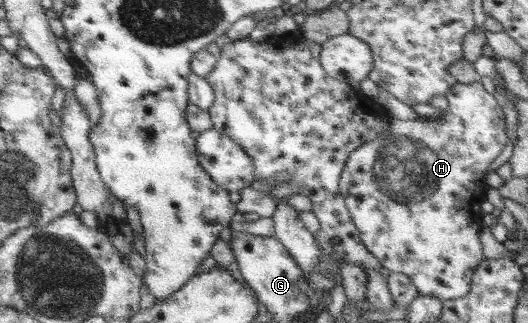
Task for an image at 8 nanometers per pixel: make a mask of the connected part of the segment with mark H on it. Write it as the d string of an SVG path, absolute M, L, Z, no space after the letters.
M478 76L478 82L475 82L474 84L464 84L464 83L458 83L457 86L453 87L452 91L449 91L448 94L446 94L447 100L449 102L448 108L446 112L444 112L441 121L438 123L433 122L432 120L425 119L424 122L419 122L418 120L410 121L410 120L392 120L393 124L391 125L391 130L386 134L381 136L380 139L378 139L376 142L367 143L364 144L362 147L358 148L357 151L351 154L350 159L347 161L347 164L345 165L345 170L343 171L343 174L341 175L341 193L343 196L345 196L345 202L351 212L351 215L353 216L353 221L357 224L358 230L361 232L362 241L364 241L365 246L372 252L381 262L384 266L384 272L402 272L408 274L408 276L412 279L412 282L416 285L416 288L418 288L418 292L420 292L420 295L422 296L432 296L432 298L438 298L440 302L445 301L454 301L454 300L462 300L463 297L469 294L474 273L476 273L476 269L478 269L478 266L485 260L484 258L484 252L482 252L482 242L480 242L480 230L482 230L482 217L483 213L480 211L480 208L482 208L482 202L486 202L486 192L484 192L484 185L487 185L487 176L488 176L488 168L490 168L490 164L502 154L502 150L504 150L504 146L506 146L506 143L509 141L509 135L507 134L507 123L505 120L505 112L501 105L498 102L498 99L486 88L484 88L484 84L480 81L480 78Z

